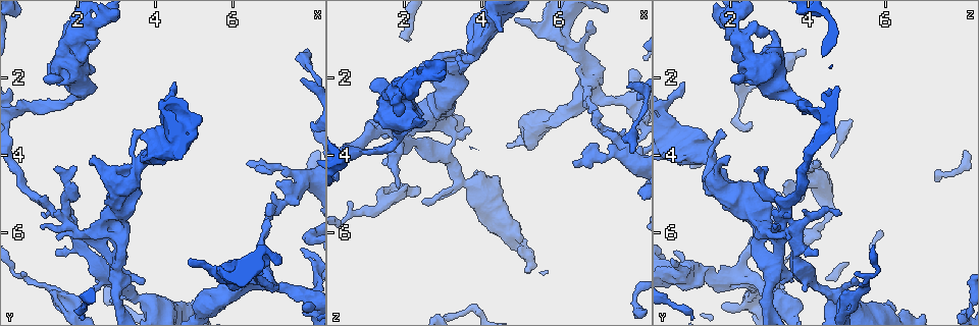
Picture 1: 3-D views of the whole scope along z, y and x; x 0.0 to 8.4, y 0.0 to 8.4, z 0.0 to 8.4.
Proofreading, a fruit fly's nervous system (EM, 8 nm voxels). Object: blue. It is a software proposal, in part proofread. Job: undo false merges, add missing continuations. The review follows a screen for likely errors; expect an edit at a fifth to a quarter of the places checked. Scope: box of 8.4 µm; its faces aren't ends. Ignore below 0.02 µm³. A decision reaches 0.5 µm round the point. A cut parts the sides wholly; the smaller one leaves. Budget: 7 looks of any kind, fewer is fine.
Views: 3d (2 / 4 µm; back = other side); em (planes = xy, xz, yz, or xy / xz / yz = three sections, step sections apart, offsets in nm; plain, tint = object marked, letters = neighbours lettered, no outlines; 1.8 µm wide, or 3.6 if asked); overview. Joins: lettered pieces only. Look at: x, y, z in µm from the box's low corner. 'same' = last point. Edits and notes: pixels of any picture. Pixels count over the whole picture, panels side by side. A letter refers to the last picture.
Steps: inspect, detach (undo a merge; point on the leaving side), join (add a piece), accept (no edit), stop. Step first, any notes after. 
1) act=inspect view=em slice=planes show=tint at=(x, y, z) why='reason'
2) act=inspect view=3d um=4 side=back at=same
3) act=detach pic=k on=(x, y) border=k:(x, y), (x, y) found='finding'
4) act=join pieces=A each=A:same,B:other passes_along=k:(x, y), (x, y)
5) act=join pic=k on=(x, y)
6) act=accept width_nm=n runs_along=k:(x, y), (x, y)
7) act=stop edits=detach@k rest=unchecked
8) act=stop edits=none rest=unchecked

act=inspect view=em slice=planes show=tint at=(6.80, 6.95, 2.25) why='abrupt turn'

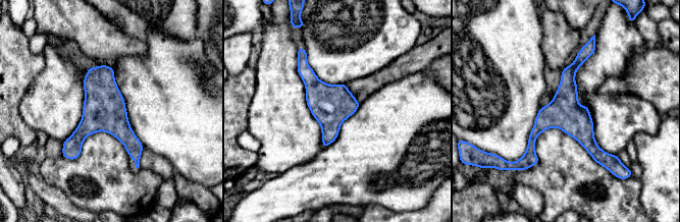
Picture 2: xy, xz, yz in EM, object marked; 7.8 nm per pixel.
act=inspect view=em slice=planes show=letters at=same

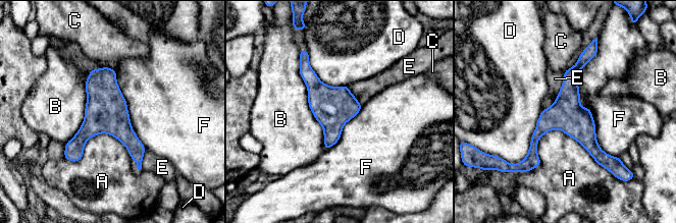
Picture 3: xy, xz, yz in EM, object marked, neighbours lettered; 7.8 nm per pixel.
act=accept each=A:other,B:other,C:other,D:other,E:other,F:other border=3:(598, 50), (579, 103), (618, 157) found='one neuron here'

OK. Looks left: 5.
act=inspect view=3d um=4 at=(1.50, 7.60, 4.80) why='branch stops here'

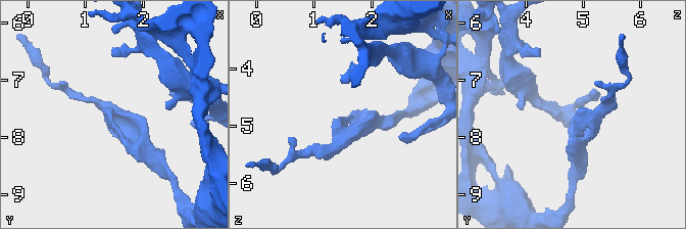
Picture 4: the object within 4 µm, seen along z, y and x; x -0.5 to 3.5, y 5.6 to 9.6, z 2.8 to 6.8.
act=inspect view=em slice=planes show=letters at=(1.45, 7.60, 4.85) arm_widths_nm=180,220 why='now the EM'

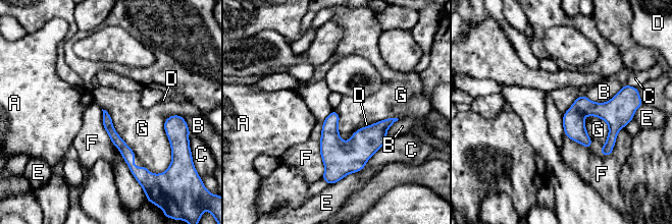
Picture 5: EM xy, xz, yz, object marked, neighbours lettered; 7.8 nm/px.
act=accept each=A:other,B:other,C:other,D:other,E:other,F:other,G:other runs_along=5:(105, 114), (132, 168) found='no lettered piece goes on from it'

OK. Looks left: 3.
act=inspect view=em um=3.6 slice=xy step=4 show=tint at=(2.20, 0.90, 2.10) why='two arms in line, one across'

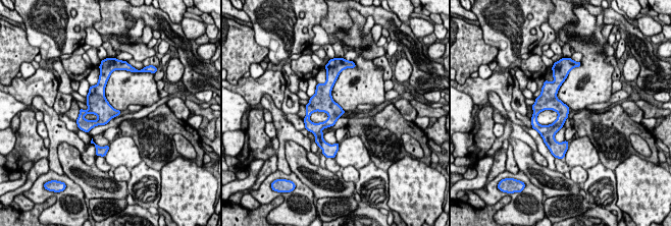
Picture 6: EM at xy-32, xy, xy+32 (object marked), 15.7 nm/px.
act=inspect view=em um=3.6 slice=planes show=letters at=same why='another direction'

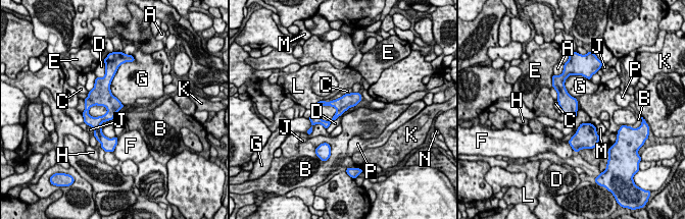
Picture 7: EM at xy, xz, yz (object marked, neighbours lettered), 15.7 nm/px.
act=accept width_nm=240 longest_contact=D:460nm each=A:other,B:other,C:other,D:other,E:other,F:other,G:other,H:other,J:other,K:other,L:other,M:other,N:other,P:other found='all the same neuron'

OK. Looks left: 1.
act=stop edits=none rest=unchecked

